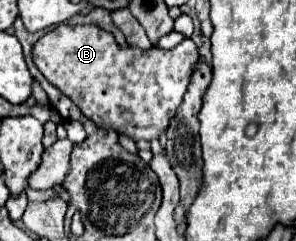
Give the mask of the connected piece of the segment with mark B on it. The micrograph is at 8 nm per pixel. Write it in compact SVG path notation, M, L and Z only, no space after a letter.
M60 24L58 28L44 34L34 46L34 64L44 74L44 78L54 84L62 94L66 94L88 120L106 130L116 130L122 136L138 140L154 140L166 134L174 112L184 100L186 88L190 84L190 72L198 66L200 54L196 44L188 38L174 46L172 50L162 48L136 48L136 46L118 46L114 36L98 26L68 26Z

